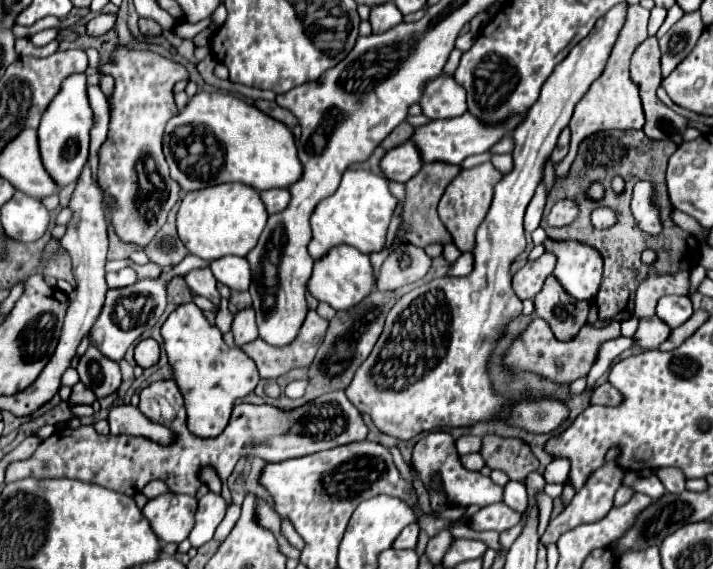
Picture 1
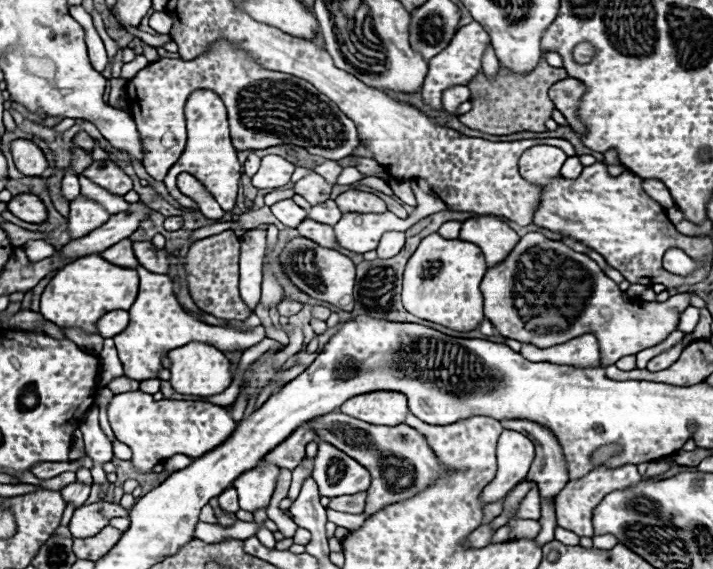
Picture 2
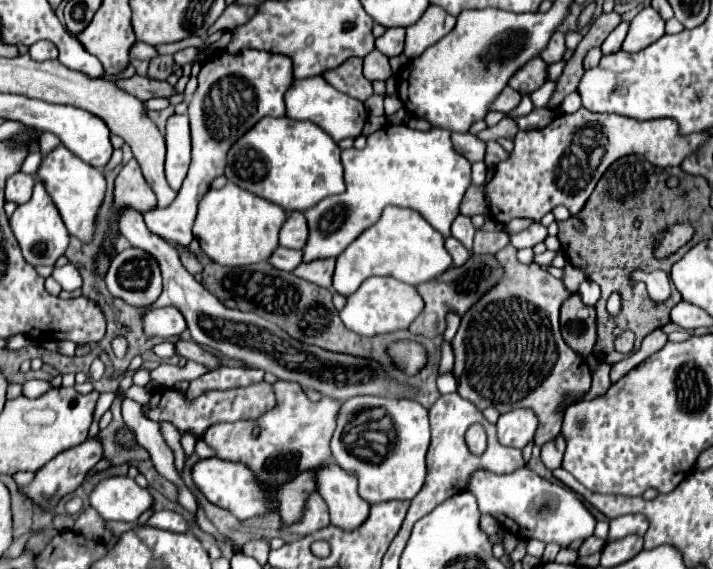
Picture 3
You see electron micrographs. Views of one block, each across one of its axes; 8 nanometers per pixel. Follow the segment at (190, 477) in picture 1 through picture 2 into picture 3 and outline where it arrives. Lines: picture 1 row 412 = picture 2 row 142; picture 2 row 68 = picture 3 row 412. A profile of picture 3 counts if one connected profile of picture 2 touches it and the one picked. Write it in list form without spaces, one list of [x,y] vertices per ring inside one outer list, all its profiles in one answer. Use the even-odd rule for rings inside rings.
[[[268,382],[262,384],[252,384],[246,388],[230,388],[230,390],[208,390],[202,396],[190,400],[184,396],[184,392],[176,390],[176,388],[166,388],[166,386],[158,386],[152,390],[152,398],[142,406],[144,416],[150,420],[158,420],[158,422],[170,422],[178,428],[180,436],[184,434],[204,434],[206,428],[218,424],[218,422],[238,422],[238,420],[252,420],[258,422],[260,416],[264,416],[266,412],[270,412],[270,408],[274,408],[276,404],[276,396],[274,396],[274,388]]]

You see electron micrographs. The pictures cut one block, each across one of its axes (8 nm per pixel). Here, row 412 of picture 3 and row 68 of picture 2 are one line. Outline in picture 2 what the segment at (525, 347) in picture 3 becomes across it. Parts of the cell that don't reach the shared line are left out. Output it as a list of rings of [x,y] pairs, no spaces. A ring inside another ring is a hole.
[[[540,60],[540,64],[526,76],[516,76],[510,70],[502,70],[502,68],[498,70],[494,80],[488,80],[484,74],[478,74],[478,78],[474,78],[474,82],[468,84],[468,88],[472,90],[472,96],[470,96],[472,110],[458,118],[464,126],[484,134],[494,134],[494,136],[514,134],[522,130],[542,132],[546,130],[544,120],[550,118],[554,110],[554,104],[548,98],[548,90],[552,84],[556,84],[558,80],[564,80],[566,76],[568,74],[564,68],[548,66],[546,60]]]

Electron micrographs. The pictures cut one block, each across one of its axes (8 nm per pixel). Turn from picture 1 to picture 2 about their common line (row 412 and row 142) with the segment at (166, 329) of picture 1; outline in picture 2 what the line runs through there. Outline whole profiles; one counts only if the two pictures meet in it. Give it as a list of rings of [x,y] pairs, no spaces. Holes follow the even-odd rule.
[[[196,90],[190,94],[186,108],[186,128],[188,128],[188,142],[186,142],[186,150],[182,152],[180,160],[168,170],[164,184],[168,188],[168,192],[172,194],[172,198],[178,200],[178,204],[182,208],[190,208],[196,210],[196,202],[188,196],[184,196],[178,186],[176,186],[176,176],[180,172],[188,172],[192,174],[214,198],[216,202],[222,206],[222,210],[230,212],[234,208],[236,202],[236,194],[238,194],[238,180],[240,180],[240,162],[238,156],[232,148],[230,142],[230,134],[228,134],[228,118],[226,118],[226,108],[222,104],[222,100],[210,92],[210,90]]]

